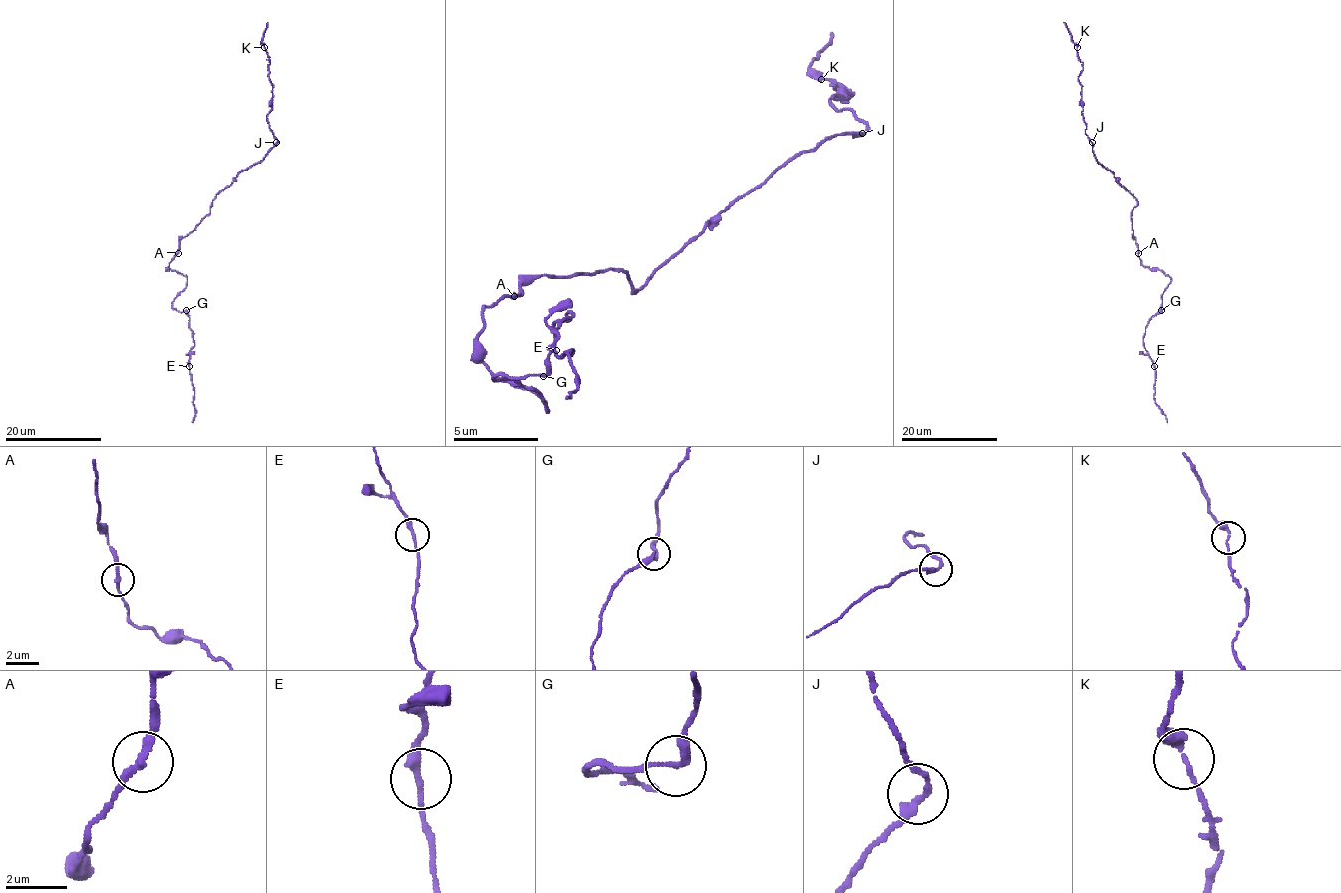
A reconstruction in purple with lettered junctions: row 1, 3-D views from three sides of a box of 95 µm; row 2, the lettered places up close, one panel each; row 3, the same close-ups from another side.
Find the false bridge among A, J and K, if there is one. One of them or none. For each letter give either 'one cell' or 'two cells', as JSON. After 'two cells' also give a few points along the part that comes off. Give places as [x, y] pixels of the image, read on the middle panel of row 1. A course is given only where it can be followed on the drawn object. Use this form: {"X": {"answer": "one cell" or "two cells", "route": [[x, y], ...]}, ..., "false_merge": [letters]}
{"A": {"answer": "one cell"}, "J": {"answer": "one cell"}, "K": {"answer": "one cell"}, "false_merge": []}

